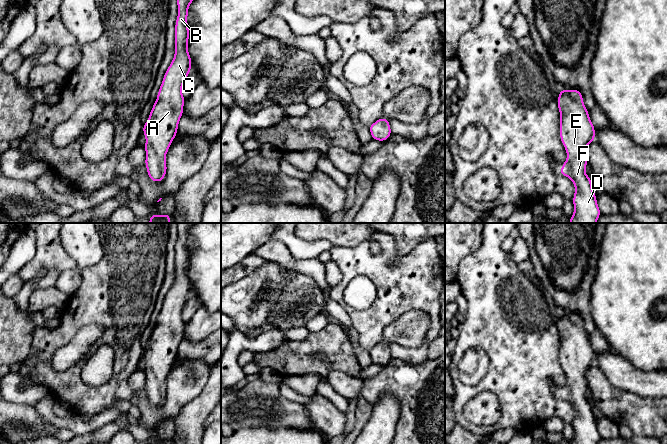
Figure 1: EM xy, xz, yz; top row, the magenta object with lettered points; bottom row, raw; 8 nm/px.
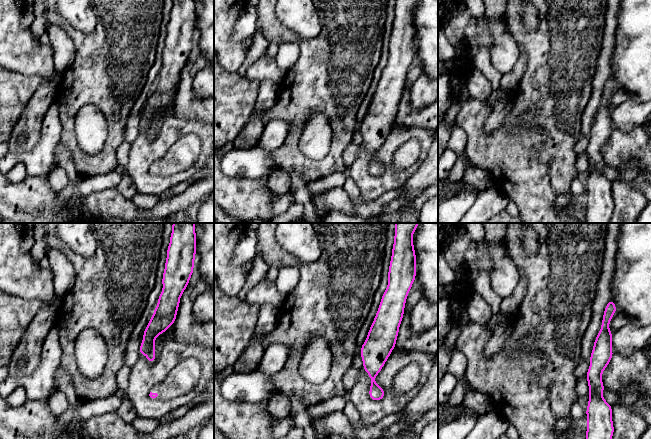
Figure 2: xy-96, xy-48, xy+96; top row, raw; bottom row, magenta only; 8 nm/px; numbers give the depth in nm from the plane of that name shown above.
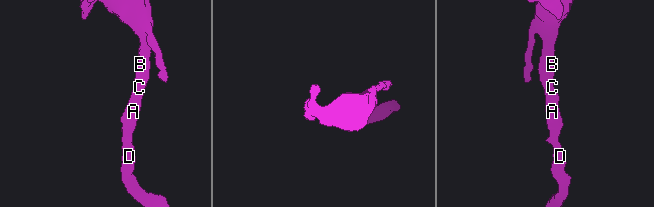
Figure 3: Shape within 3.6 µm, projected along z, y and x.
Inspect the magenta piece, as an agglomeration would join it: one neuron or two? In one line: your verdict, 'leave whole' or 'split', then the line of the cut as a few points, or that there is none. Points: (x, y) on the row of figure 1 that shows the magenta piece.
leave whole; no cut

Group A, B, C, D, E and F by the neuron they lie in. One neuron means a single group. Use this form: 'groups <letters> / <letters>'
groups A B C D E F

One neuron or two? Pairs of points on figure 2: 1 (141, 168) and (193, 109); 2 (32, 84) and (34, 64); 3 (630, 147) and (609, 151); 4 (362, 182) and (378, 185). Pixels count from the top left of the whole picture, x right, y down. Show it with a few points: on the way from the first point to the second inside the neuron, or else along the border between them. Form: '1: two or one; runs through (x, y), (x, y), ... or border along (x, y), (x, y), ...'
1: two; border along (174, 99), (174, 110), (180, 116), (203, 120)
2: two; border along (10, 70), (21, 72), (25, 75), (56, 76)
3: one; runs through (625, 147), (620, 147), (614, 151)
4: one; runs through (366, 183), (374, 185)

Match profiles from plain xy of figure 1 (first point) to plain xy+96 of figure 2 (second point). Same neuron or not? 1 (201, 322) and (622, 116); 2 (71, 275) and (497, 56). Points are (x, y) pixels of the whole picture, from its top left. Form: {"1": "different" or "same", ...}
{"1": "same", "2": "same"}

